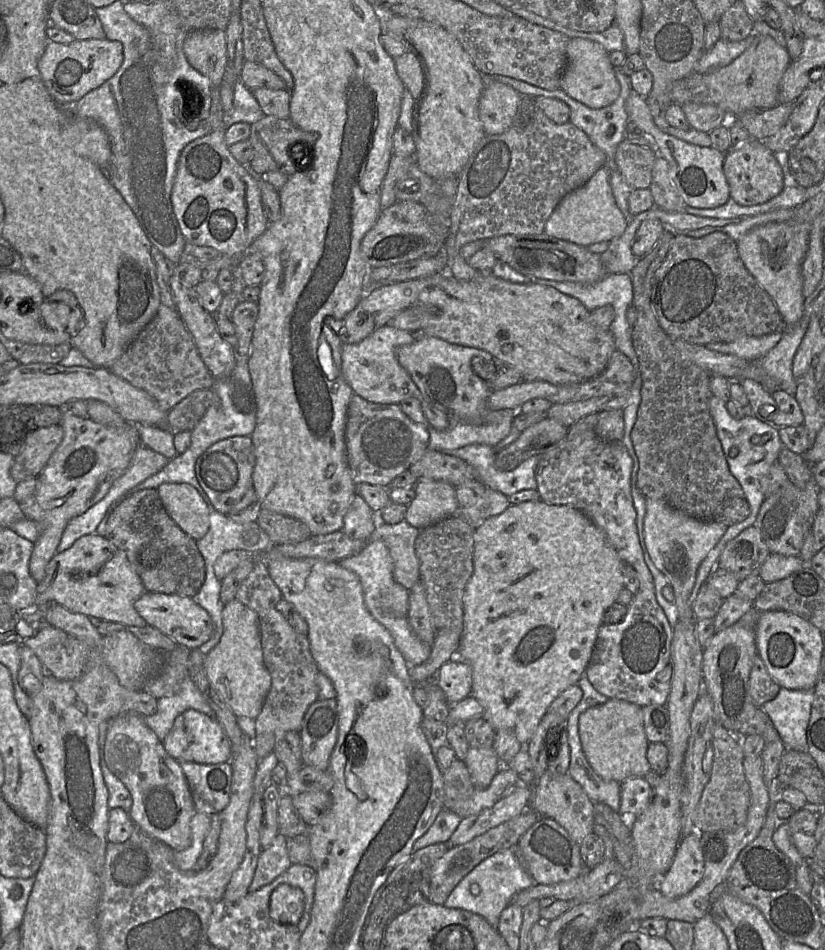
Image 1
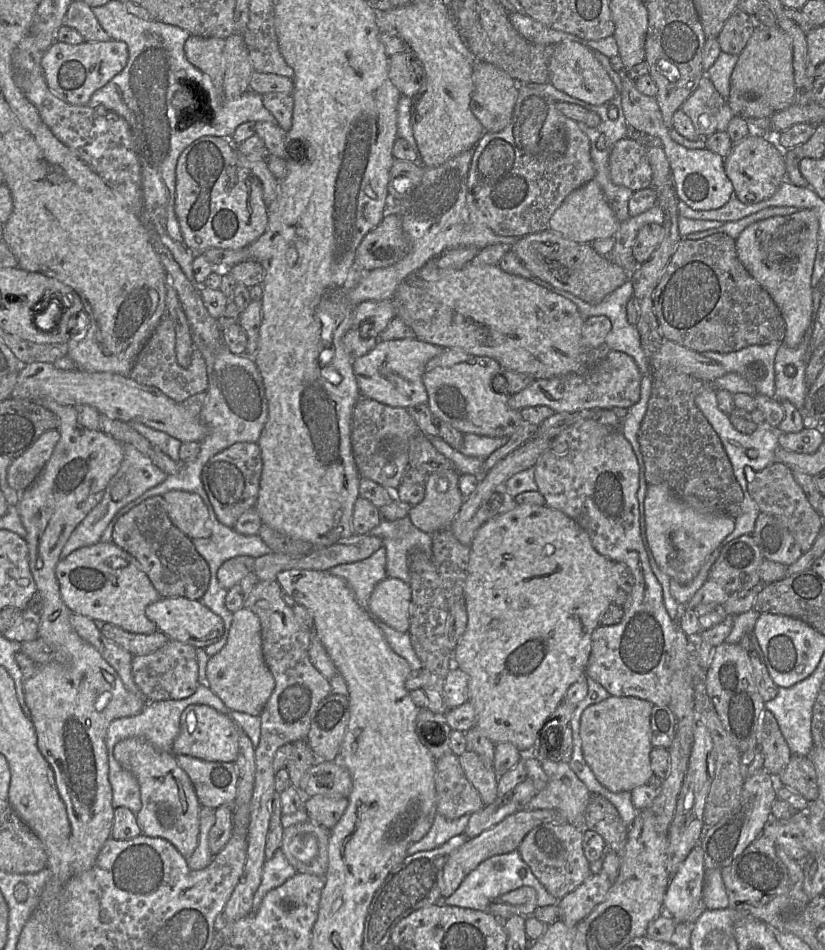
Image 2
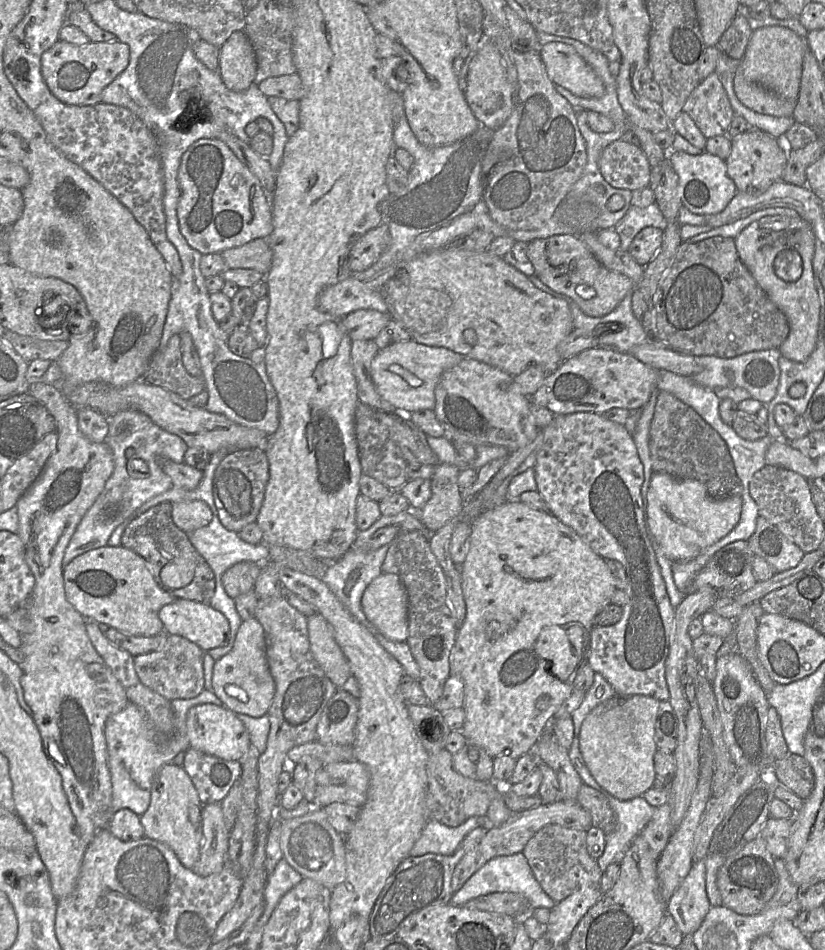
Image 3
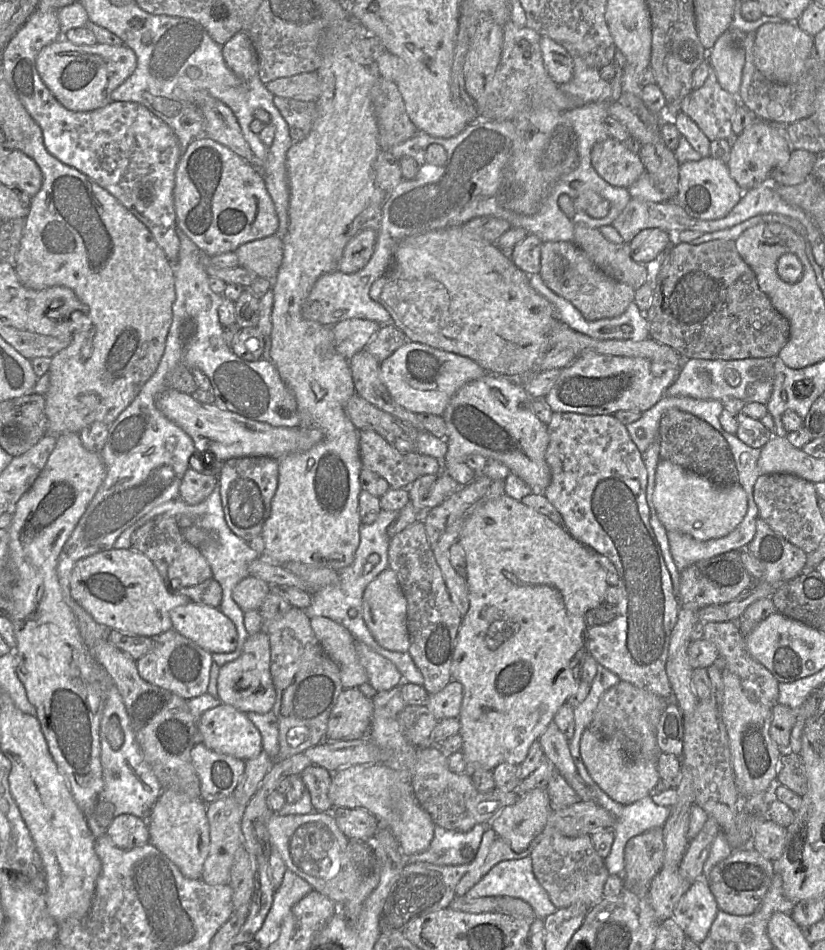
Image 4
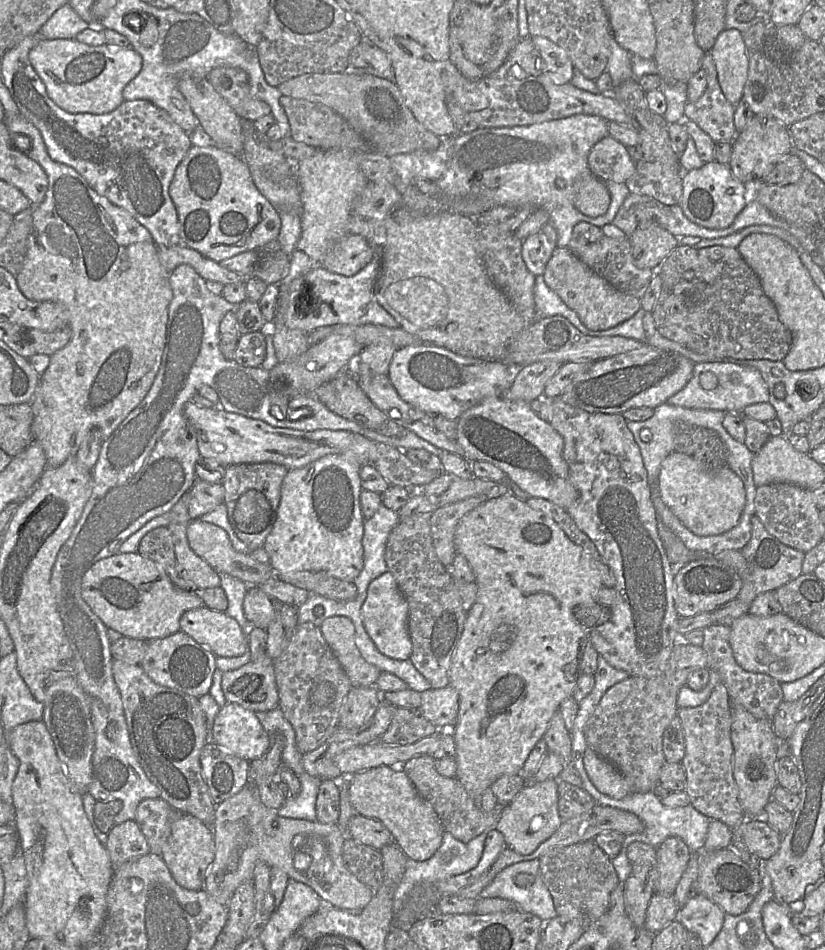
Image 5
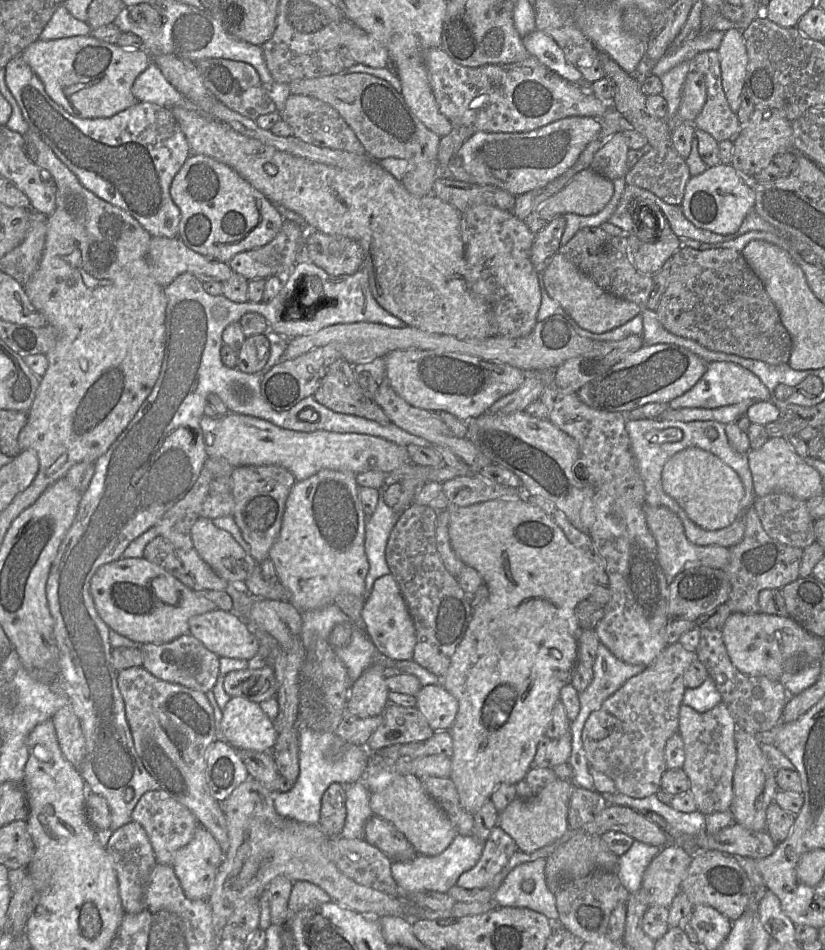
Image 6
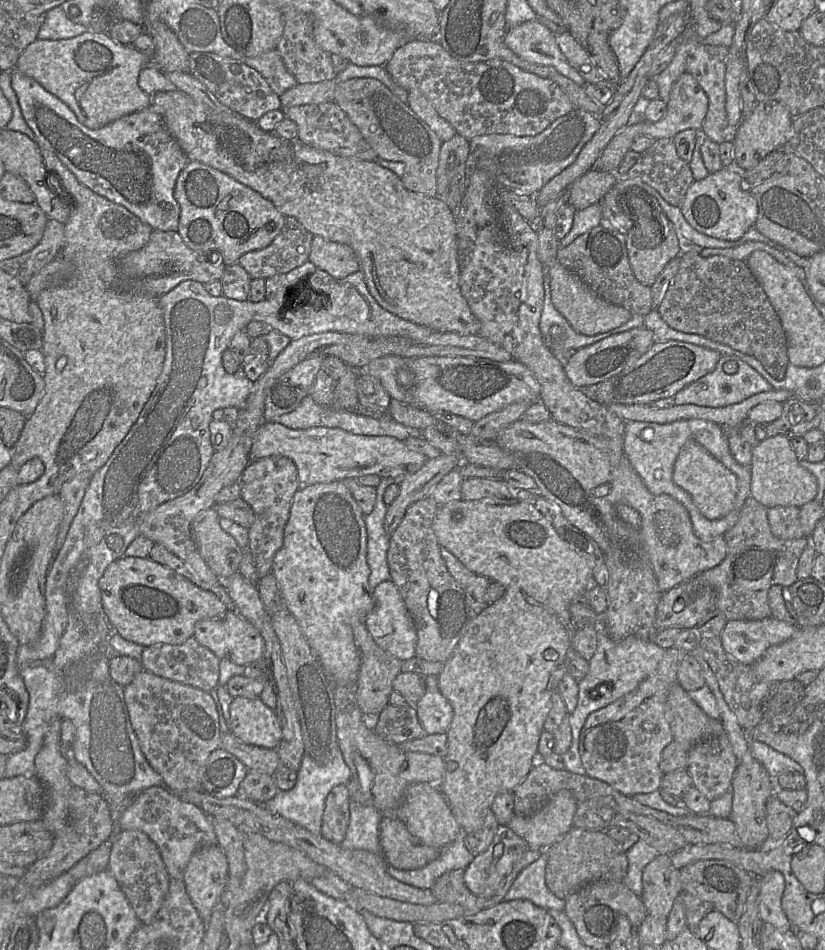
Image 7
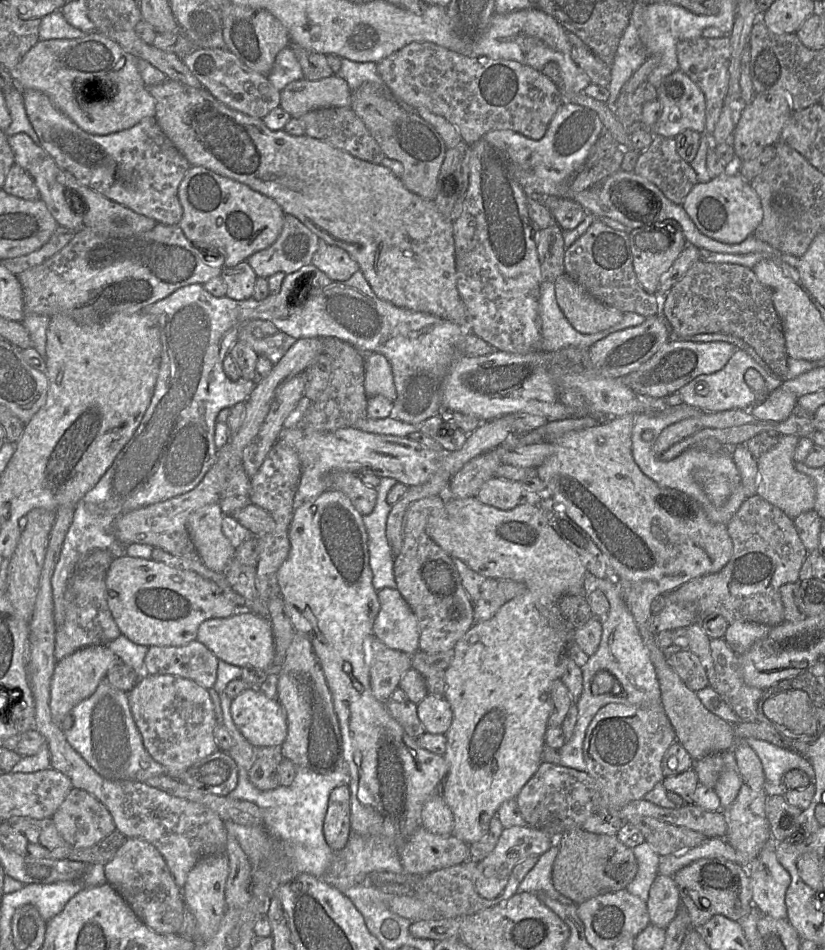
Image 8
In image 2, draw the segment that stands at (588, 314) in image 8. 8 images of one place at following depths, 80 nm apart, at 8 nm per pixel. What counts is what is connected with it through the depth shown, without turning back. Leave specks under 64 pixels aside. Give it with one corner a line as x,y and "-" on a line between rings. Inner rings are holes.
550,230
520,237
510,249
531,274
589,304
600,303
630,279
630,273
598,254
592,245
577,243

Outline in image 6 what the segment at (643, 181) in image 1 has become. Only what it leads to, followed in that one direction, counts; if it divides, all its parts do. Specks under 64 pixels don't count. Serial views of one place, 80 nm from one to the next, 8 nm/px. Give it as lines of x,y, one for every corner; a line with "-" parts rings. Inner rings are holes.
619,131
595,153
589,168
612,181
624,178
630,169
627,162
628,150
624,135

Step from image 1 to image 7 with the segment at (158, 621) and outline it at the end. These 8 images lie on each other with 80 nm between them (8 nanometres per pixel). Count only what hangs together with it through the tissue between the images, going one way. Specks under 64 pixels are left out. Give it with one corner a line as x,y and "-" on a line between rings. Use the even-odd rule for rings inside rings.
228,610
218,618
201,620
195,625
193,637
219,659
228,659
237,665
247,665
261,660
265,642
260,632
235,610

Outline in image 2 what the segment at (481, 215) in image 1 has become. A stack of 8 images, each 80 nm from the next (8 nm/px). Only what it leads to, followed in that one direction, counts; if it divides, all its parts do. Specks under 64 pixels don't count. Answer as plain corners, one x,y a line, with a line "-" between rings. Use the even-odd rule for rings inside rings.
519,83
518,97
515,103
510,123
499,132
484,132
478,143
474,146
468,177
466,207
469,213
469,222
474,227
487,227
501,236
514,236
517,238
548,230
551,216
561,205
563,200
574,190
583,186
595,176
595,168
590,155
590,141
579,129
577,122
564,116
555,106
556,101
545,93
536,90
533,83

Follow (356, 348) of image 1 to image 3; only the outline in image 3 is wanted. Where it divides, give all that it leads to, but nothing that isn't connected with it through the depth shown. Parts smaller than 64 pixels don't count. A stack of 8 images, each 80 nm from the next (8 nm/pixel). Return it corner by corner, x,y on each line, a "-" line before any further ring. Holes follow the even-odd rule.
409,340
380,349
371,362
370,374
379,395
396,411
409,415
418,410
434,409
435,388
442,374
463,358
448,348
427,346

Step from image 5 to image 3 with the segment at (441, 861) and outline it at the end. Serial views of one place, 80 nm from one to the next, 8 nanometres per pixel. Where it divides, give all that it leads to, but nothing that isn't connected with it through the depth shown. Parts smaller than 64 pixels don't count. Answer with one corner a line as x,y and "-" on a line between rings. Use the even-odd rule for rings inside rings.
470,817
457,827
449,827
437,820
429,819
409,855
453,854
467,834
482,824
482,819

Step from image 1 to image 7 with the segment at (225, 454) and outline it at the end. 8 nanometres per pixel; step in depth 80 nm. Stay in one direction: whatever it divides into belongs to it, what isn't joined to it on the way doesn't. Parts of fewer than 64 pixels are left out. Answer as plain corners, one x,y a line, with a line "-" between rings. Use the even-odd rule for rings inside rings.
269,456
251,461
243,470
239,484
241,499
252,508
255,515
253,524
248,528
247,550
253,556
260,580
272,572
274,556
283,545
284,528
294,494
299,489
298,470
295,463
284,456

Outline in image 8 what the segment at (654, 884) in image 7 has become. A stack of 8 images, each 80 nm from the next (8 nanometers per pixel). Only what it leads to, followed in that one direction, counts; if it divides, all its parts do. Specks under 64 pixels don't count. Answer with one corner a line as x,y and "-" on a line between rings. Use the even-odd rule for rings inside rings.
658,874
646,902
650,923
666,929
681,907
678,886
671,876

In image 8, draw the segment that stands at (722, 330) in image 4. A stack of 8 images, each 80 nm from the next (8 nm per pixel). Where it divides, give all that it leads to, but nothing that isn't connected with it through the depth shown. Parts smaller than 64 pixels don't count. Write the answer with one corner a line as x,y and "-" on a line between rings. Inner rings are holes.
696,261
661,301
661,314
678,336
722,333
749,345
778,378
788,372
785,338
774,308
771,290
761,284
753,270
729,263

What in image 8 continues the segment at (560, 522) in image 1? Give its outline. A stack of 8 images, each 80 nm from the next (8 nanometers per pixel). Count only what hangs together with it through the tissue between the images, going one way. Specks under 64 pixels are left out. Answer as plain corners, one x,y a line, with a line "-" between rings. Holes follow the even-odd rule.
476,497
445,498
443,507
434,511
426,524
427,535
439,545
449,556
463,561
470,569
486,577
498,581
515,581
526,585
527,590
523,595
507,601
493,618
481,623
474,623
454,647
454,656
447,669
445,669
445,692
444,697
449,702
453,720
446,738
446,751
443,755
446,764
445,775
438,787
438,794
450,808
454,818
452,835
466,844
472,844
485,838
489,831
490,820
496,815
500,805
510,799
515,799
527,781
536,773
543,760
544,738
548,729
547,721
552,712
551,686
552,683
561,679
565,668
565,659
568,657
569,648
574,641
571,635
574,631
563,619
558,602
561,597
569,592
575,592
583,588
586,569
579,556
569,548
548,524
545,516
538,506
520,505
511,510
500,510
493,506
480,502

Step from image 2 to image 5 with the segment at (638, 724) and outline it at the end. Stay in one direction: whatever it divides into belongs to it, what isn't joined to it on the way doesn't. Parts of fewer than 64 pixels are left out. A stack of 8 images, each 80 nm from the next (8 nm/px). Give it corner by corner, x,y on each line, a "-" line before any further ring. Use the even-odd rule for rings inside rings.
588,746
583,760
589,779
601,793
618,800
633,793
627,780
616,767

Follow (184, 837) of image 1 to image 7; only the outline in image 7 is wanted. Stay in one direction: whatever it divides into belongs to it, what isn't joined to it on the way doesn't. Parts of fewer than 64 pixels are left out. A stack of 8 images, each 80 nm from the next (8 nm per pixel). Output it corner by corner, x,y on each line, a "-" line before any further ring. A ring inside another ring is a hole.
215,844
197,850
185,868
183,881
191,902
207,924
228,882
228,860
222,848

